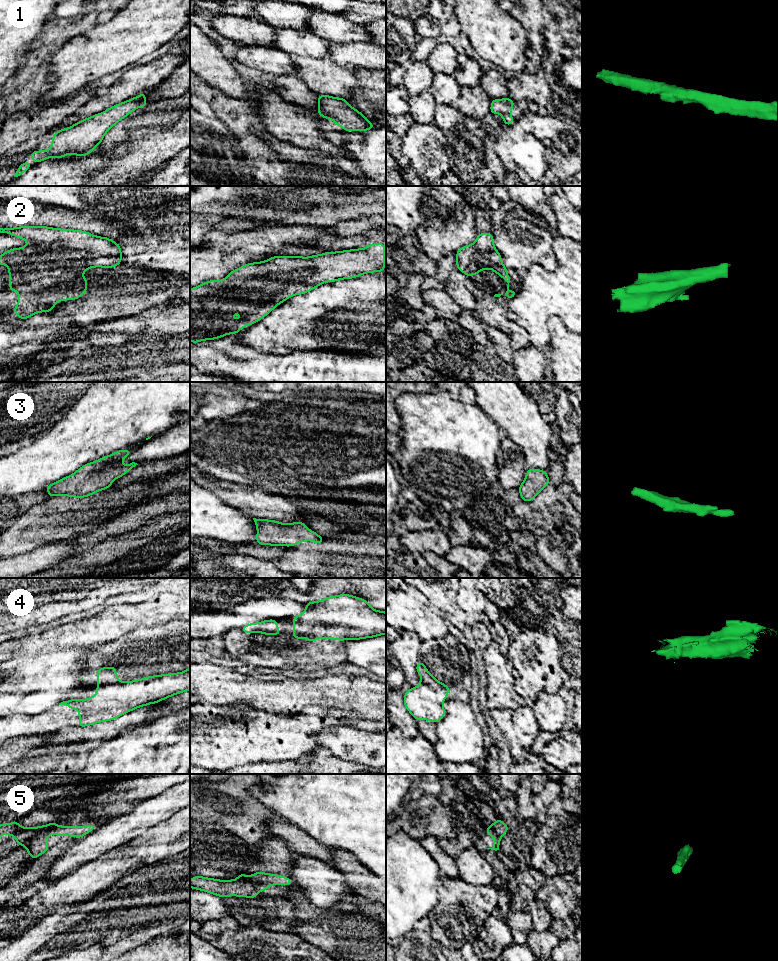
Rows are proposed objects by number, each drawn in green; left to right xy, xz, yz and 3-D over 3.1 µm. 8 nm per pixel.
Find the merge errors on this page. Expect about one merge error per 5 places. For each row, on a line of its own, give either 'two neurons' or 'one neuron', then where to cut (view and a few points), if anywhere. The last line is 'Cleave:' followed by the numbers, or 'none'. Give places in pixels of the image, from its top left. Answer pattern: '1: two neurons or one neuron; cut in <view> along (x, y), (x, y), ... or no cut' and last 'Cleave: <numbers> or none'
1: one neuron; no cut
2: one neuron; no cut
3: one neuron; no cut
4: one neuron; no cut
5: two neurons; cut in xy along (57, 826), (27, 834), (17, 840)
Cleave: 5

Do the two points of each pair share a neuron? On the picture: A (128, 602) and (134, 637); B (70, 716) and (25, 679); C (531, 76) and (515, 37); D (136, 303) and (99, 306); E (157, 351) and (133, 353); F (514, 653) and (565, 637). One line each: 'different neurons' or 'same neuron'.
A: different neurons
B: different neurons
C: different neurons
D: same neuron
E: same neuron
F: different neurons

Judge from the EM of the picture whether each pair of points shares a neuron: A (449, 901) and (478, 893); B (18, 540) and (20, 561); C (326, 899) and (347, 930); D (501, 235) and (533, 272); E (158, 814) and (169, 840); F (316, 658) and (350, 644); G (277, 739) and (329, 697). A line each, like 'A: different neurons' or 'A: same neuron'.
A: same neuron
B: different neurons
C: different neurons
D: different neurons
E: different neurons
F: different neurons
G: different neurons

